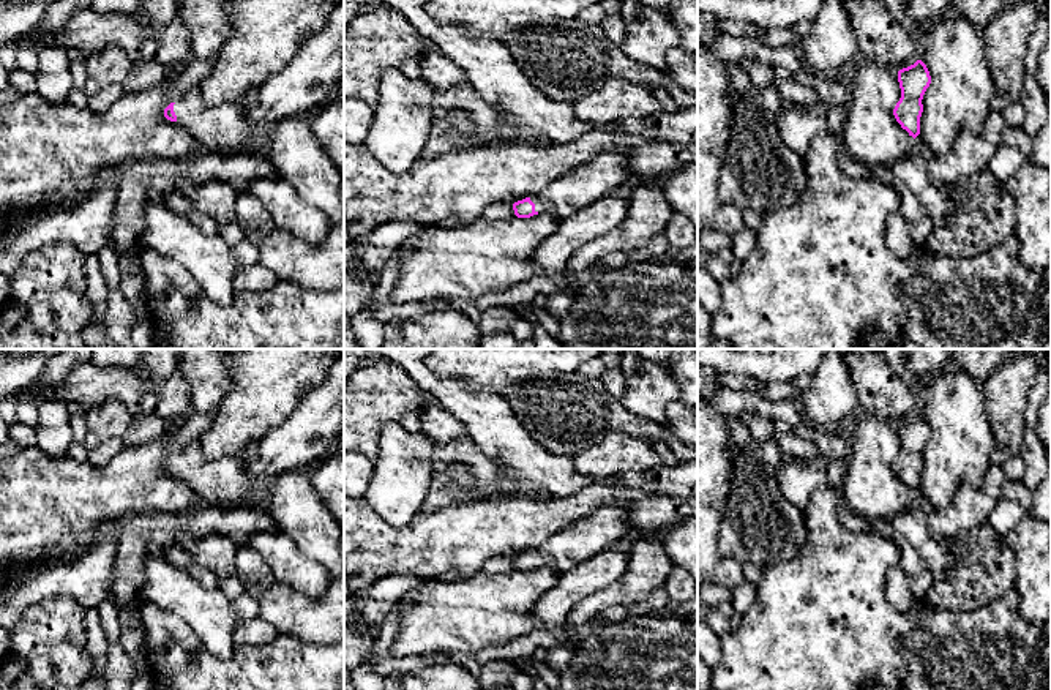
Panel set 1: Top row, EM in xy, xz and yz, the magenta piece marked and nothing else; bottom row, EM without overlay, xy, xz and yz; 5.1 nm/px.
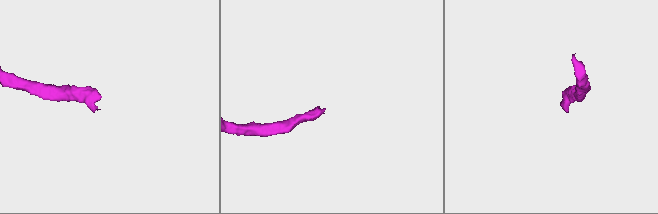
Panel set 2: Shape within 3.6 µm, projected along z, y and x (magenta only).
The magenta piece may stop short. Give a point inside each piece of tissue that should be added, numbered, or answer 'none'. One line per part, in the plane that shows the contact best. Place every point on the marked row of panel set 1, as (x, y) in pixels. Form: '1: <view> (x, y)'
1: xy (224, 128)

